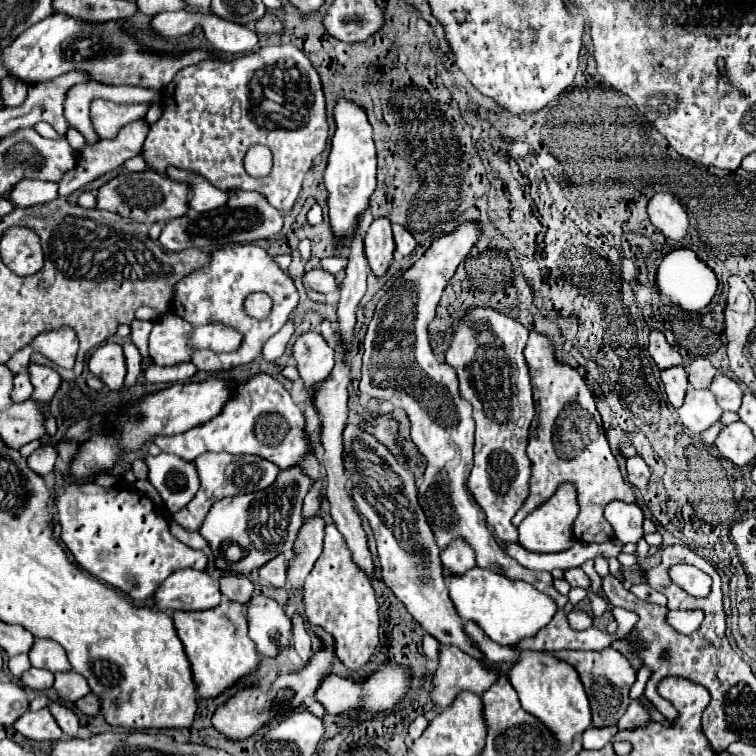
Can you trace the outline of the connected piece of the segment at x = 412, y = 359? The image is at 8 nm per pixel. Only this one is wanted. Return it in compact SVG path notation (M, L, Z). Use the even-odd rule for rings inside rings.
M474 223L462 225L458 231L436 239L432 247L400 277L400 283L396 279L378 301L364 339L366 351L362 363L360 395L376 401L388 401L408 413L412 441L428 461L424 481L418 487L418 503L428 517L438 547L446 549L454 539L464 539L474 549L478 567L492 571L498 567L502 575L534 585L540 592L550 596L557 608L561 609L568 602L568 596L556 591L551 573L524 569L514 559L510 559L502 545L498 545L488 531L482 509L478 503L474 503L470 491L466 491L466 479L472 471L474 445L472 407L458 395L456 371L432 355L428 341L428 325L434 319L442 291L452 279L456 267L474 247L476 239L478 227Z

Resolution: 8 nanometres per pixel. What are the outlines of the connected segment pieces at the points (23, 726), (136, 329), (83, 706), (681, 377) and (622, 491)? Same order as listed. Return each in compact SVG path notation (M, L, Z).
M48 707L40 711L26 711L14 723L14 729L32 741L58 741L62 737L62 729L50 715Z
M134 319L132 321L132 343L138 347L138 351L140 351L140 355L142 355L142 369L146 369L148 365L150 365L150 355L148 355L148 335L150 335L150 331L152 331L152 321L138 321L138 319Z
M90 693L90 695L82 697L82 699L76 703L76 707L78 707L84 715L90 715L90 717L100 713L100 703L98 703L98 697L96 697L94 693Z
M670 367L670 369L662 371L662 383L664 383L670 405L674 405L678 409L682 405L686 389L688 389L688 379L686 379L684 367Z
M530 331L524 355L530 367L534 399L540 409L540 419L536 435L530 435L528 443L528 457L532 461L530 497L516 513L512 523L520 525L522 519L528 517L536 507L546 503L562 483L572 483L578 493L580 505L580 513L574 521L574 537L586 543L604 543L614 537L610 523L604 519L604 507L616 499L634 503L636 493L622 479L618 461L608 447L602 429L602 419L594 405L594 397L580 373L568 365L560 365L556 361L550 339L536 331Z

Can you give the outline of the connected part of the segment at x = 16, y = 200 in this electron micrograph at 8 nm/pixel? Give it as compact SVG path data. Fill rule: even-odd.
M24 179L8 195L8 201L12 201L14 207L28 209L28 207L50 203L56 197L58 197L58 185L56 183L40 181L40 179Z

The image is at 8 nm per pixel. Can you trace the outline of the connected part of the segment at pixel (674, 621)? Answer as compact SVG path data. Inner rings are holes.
M670 611L666 617L666 621L682 635L690 635L692 631L696 631L702 619L704 619L702 611Z

